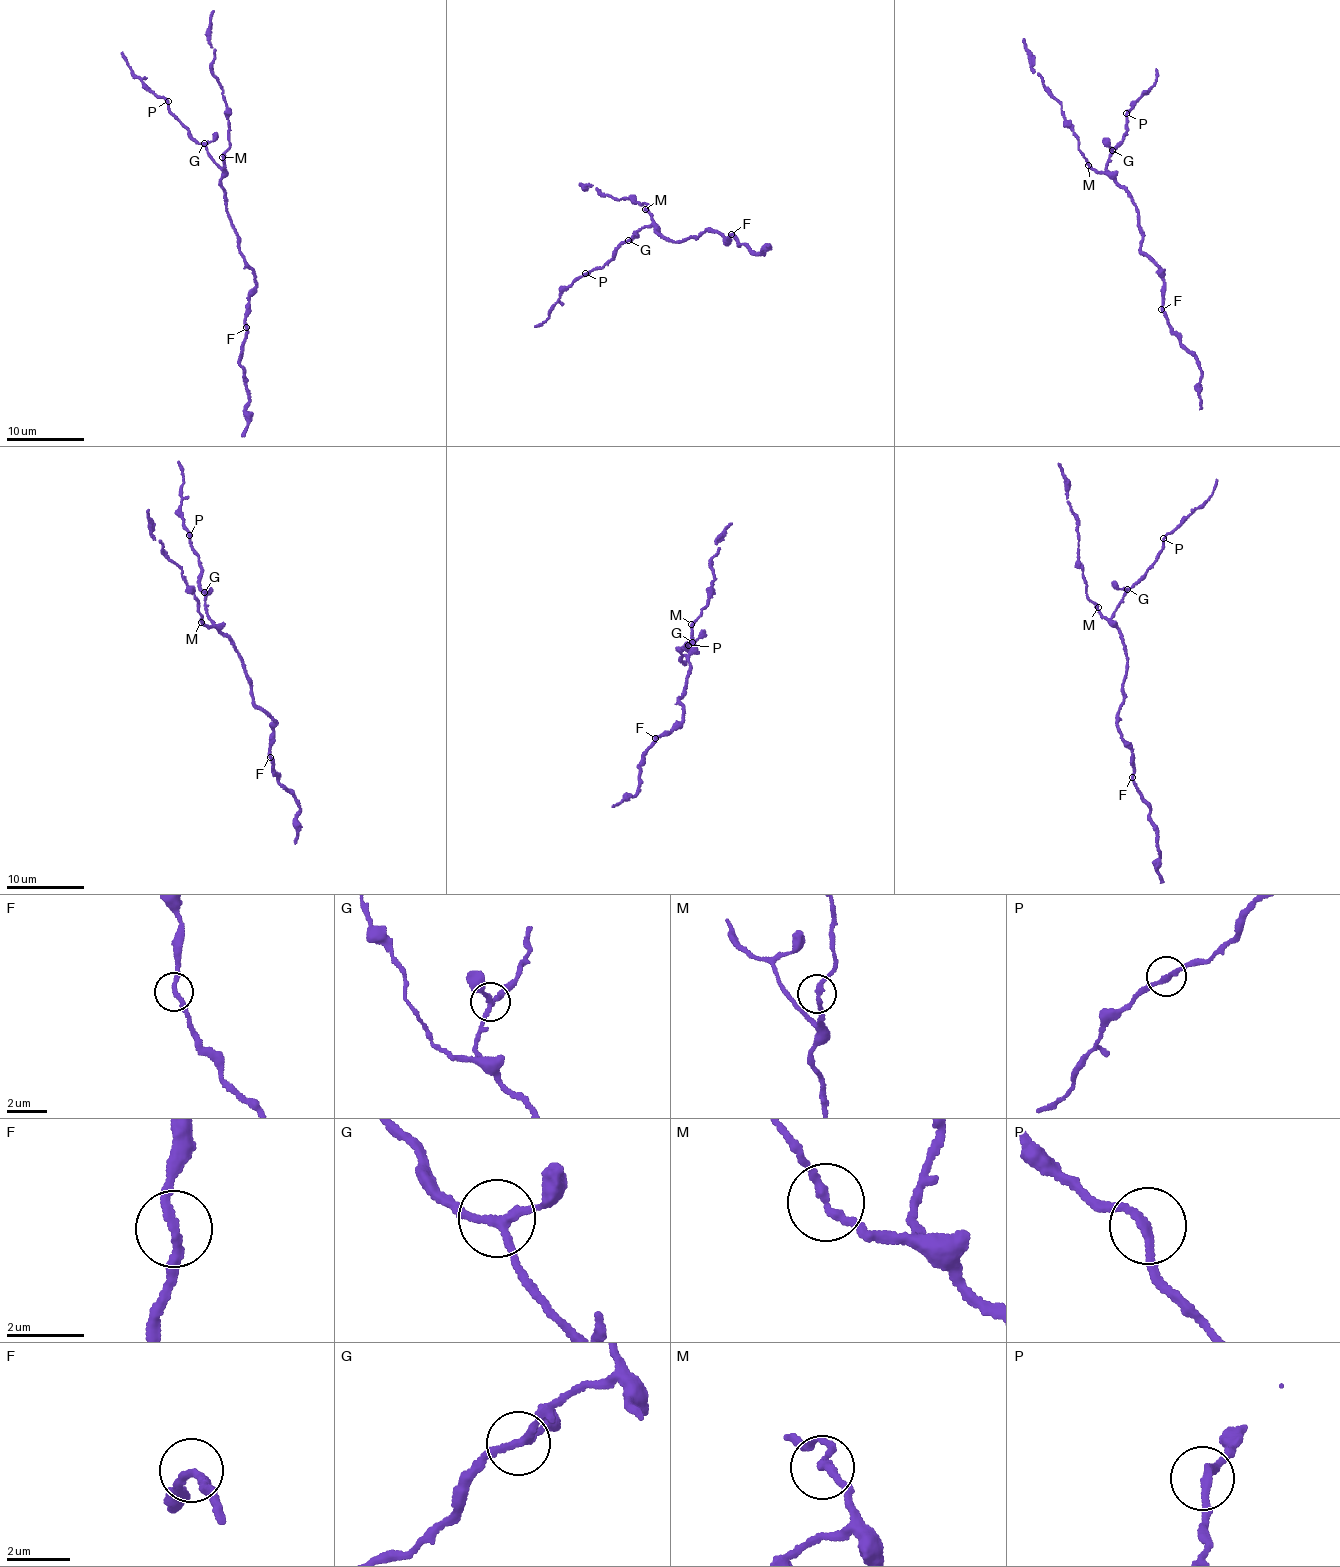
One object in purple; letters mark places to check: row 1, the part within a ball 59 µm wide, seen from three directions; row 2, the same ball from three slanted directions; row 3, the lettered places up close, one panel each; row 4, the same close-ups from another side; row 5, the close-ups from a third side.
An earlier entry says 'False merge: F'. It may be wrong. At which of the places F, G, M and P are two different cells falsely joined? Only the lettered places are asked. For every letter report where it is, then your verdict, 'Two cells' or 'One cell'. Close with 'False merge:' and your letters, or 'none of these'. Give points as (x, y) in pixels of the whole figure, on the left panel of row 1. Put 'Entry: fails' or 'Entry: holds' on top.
Entry: fails
F: Place: (246, 327). One cell
G: Place: (204, 143). One cell
M: Place: (222, 157). One cell
P: Place: (168, 101). One cell
False merge: none of these

